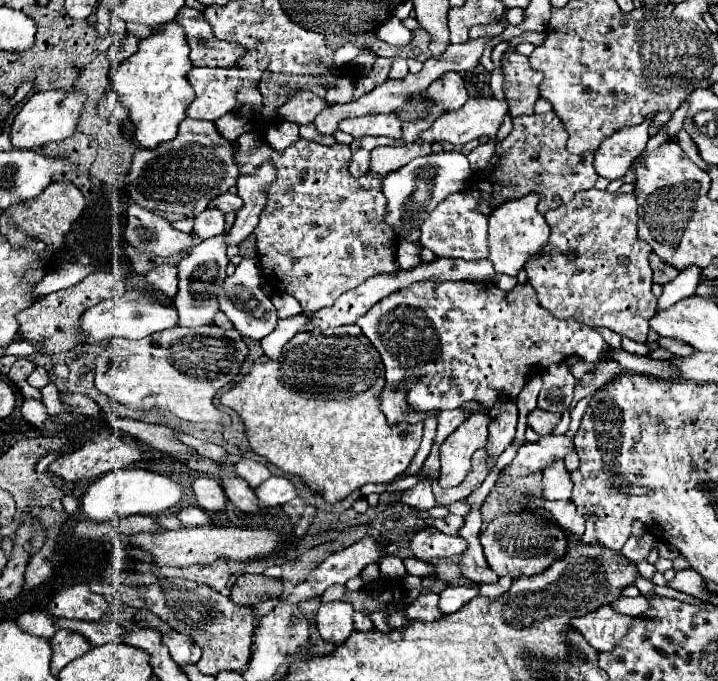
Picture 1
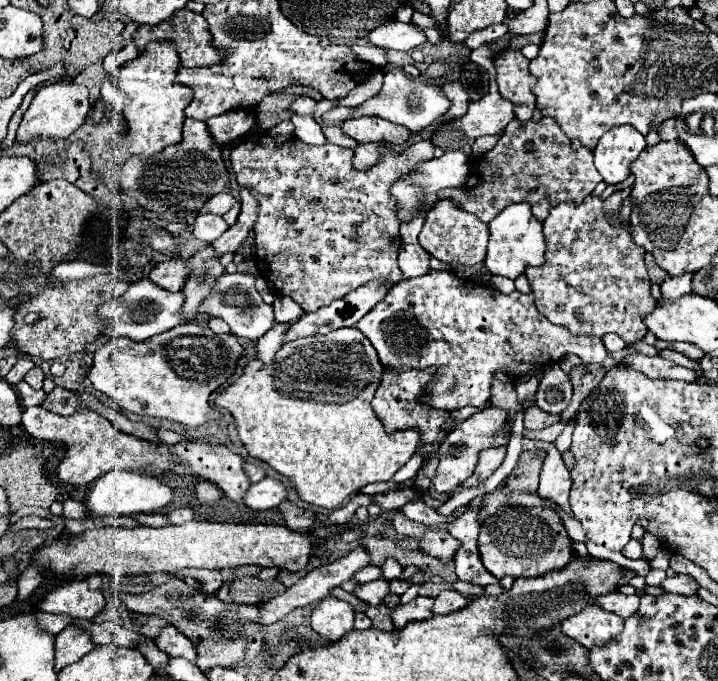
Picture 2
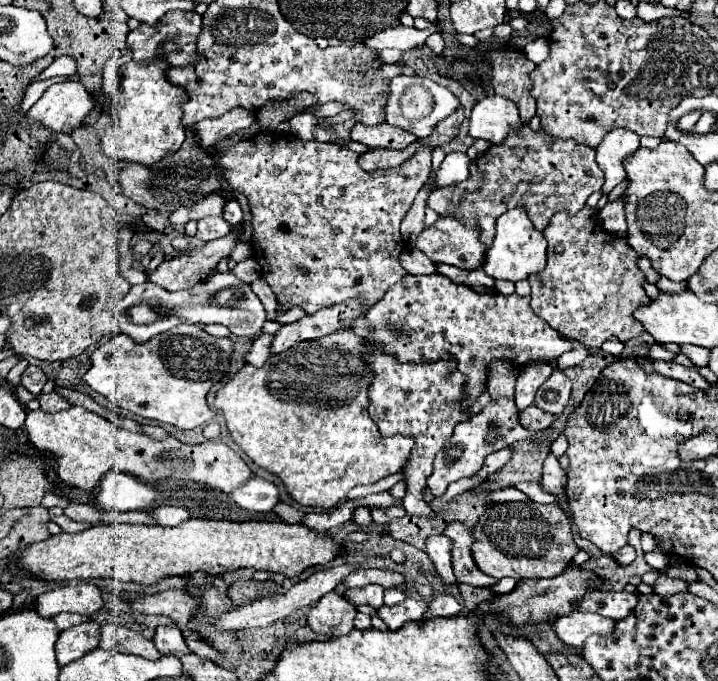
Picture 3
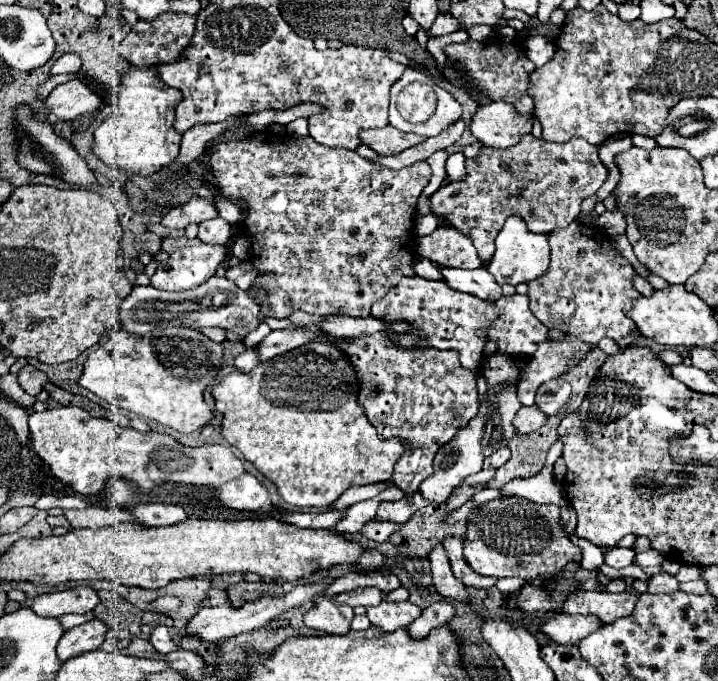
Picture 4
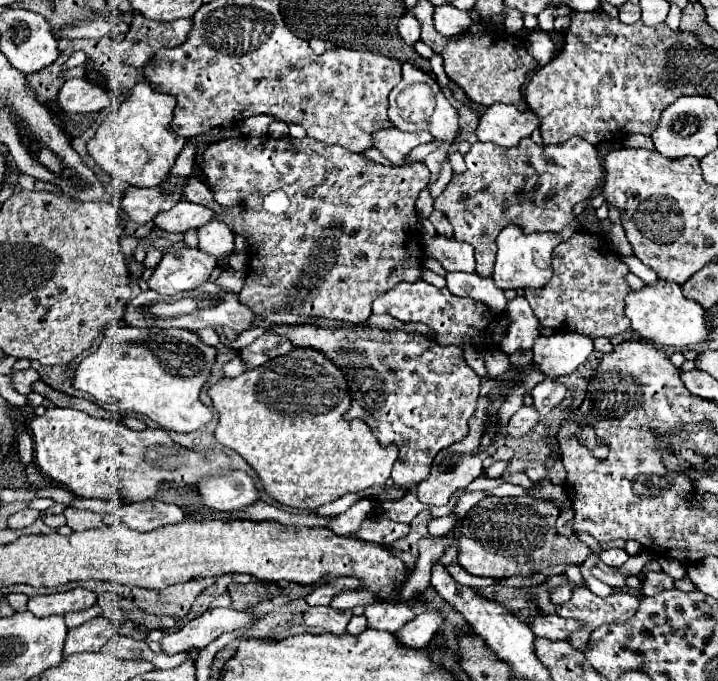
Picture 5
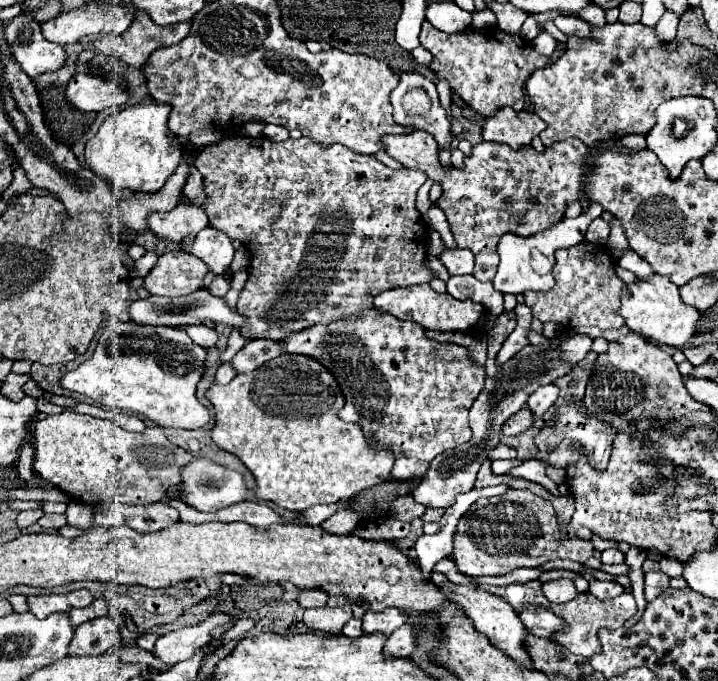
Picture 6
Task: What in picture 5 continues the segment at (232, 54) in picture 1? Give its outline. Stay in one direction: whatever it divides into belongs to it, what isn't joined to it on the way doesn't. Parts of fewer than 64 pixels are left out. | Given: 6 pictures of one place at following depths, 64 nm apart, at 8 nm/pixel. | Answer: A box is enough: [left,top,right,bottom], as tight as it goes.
[118,14,190,68]

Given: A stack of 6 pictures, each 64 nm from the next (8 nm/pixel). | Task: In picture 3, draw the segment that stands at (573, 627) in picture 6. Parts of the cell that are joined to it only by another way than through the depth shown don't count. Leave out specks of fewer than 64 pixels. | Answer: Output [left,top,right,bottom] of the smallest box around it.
[574,590,638,620]

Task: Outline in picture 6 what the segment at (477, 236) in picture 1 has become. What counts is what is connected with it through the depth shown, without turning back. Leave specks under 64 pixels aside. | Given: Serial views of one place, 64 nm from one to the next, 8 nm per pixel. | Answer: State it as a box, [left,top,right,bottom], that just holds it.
[440,248,474,276]

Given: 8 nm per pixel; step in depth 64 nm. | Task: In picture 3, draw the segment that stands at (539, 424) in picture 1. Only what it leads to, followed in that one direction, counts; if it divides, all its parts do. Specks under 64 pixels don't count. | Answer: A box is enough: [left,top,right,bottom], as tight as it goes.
[520,406,556,432]

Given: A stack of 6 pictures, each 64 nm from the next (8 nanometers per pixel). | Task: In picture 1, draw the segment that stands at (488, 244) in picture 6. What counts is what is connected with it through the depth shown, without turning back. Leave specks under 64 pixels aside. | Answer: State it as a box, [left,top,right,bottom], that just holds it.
[338,112,598,218]

